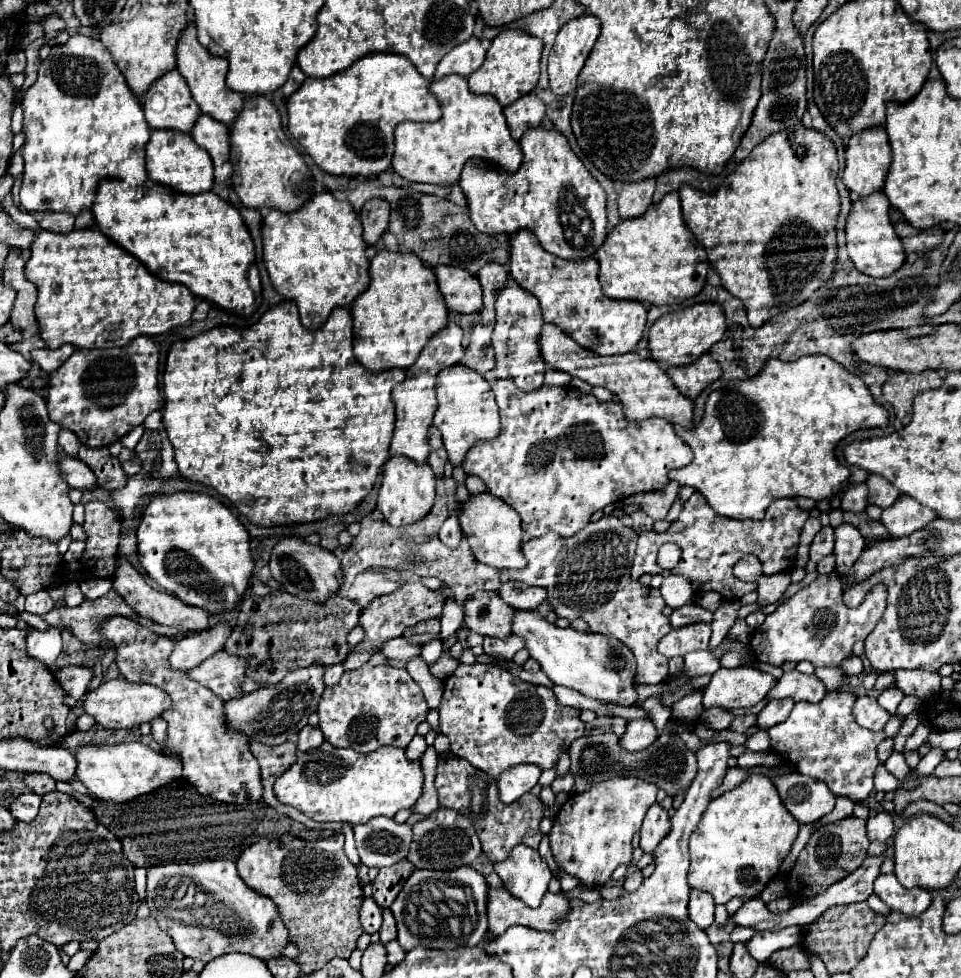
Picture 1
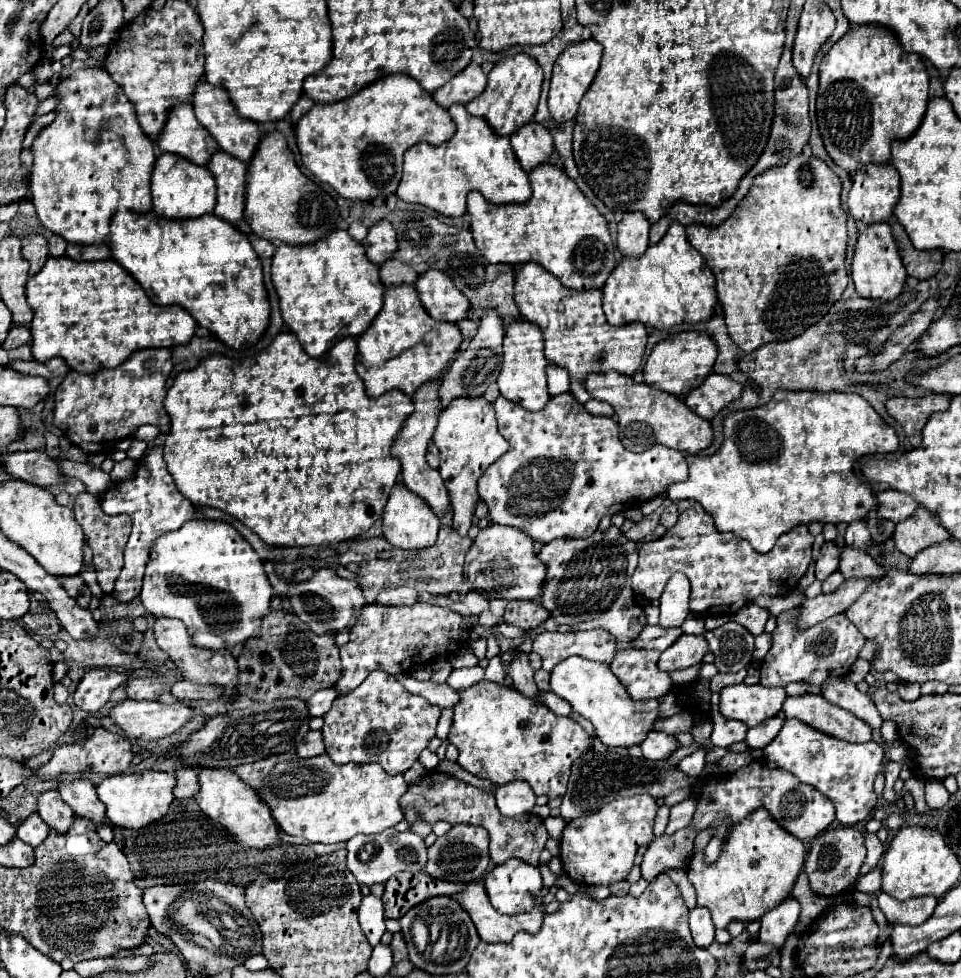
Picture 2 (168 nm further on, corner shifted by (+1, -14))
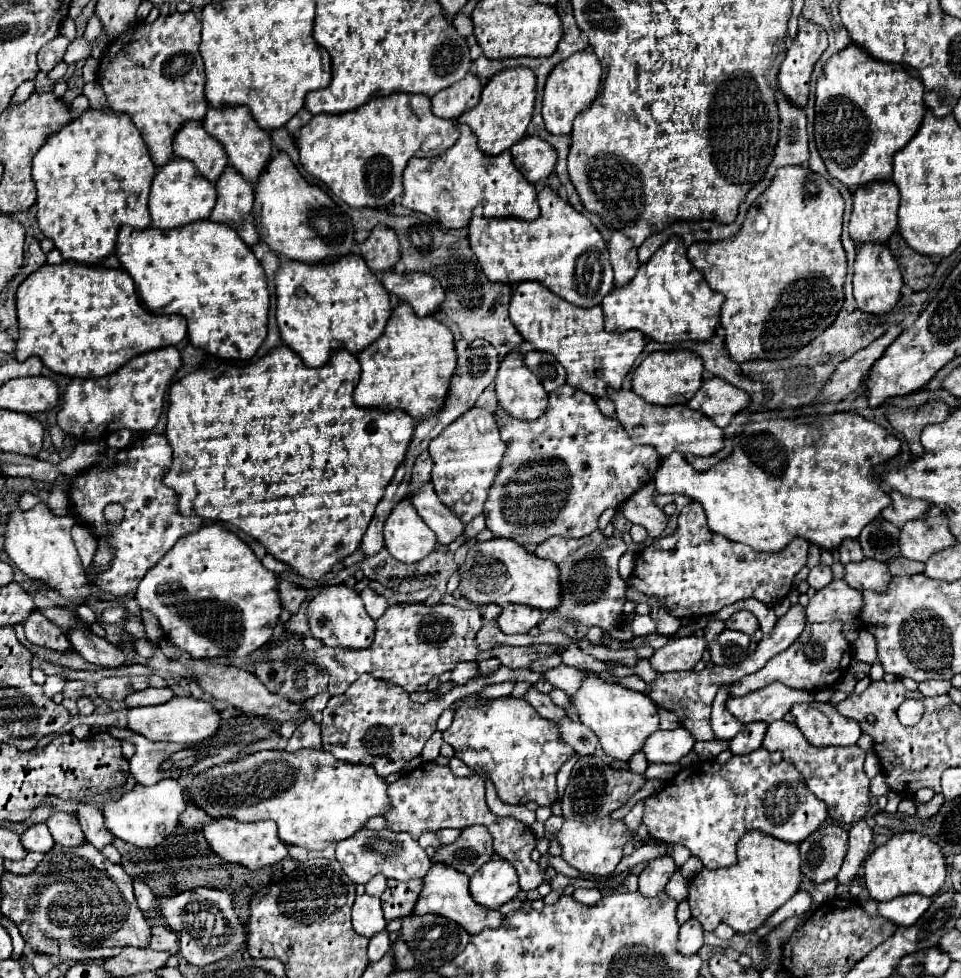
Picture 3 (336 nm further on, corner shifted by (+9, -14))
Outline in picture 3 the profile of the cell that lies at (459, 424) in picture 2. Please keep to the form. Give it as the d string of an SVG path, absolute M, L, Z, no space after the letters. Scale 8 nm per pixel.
M471 407L429 443L429 453L435 463L431 481L435 485L439 501L467 525L483 511L487 491L505 453L505 443L499 437L493 413L483 407Z

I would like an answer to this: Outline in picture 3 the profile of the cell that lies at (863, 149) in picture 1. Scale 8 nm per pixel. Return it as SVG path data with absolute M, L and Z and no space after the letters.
M871 181L853 193L849 235L853 241L885 243L897 229L899 191L893 181Z

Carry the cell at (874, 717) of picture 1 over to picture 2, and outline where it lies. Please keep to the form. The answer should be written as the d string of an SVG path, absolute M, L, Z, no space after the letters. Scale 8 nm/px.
M821 695L787 697L783 705L783 713L787 719L797 717L809 727L849 743L865 743L871 739L871 727L865 721L829 703Z

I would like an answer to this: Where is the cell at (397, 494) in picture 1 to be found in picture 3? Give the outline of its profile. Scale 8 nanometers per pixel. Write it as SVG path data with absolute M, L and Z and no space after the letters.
M403 499L393 507L391 515L385 521L383 535L387 551L403 563L421 561L437 545L433 531L417 515L409 499Z

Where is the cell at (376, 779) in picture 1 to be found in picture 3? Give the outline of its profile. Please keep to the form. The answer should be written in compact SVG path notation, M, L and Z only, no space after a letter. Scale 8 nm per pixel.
M299 749L295 753L257 751L235 763L225 763L203 771L187 785L191 799L211 817L235 817L239 821L273 819L279 829L279 839L287 845L299 845L303 849L325 849L331 843L353 837L371 817L385 815L391 809L387 787L389 783L379 777L373 767L337 761L333 755L325 755L325 751L315 749Z

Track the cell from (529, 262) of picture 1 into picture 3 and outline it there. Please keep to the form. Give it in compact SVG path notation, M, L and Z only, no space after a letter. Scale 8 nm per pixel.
M523 281L513 287L509 315L517 331L533 345L533 349L555 355L555 359L565 367L567 385L595 397L607 397L607 387L621 389L625 375L645 347L645 335L641 331L631 329L625 333L605 333L601 305L571 305L535 281Z

